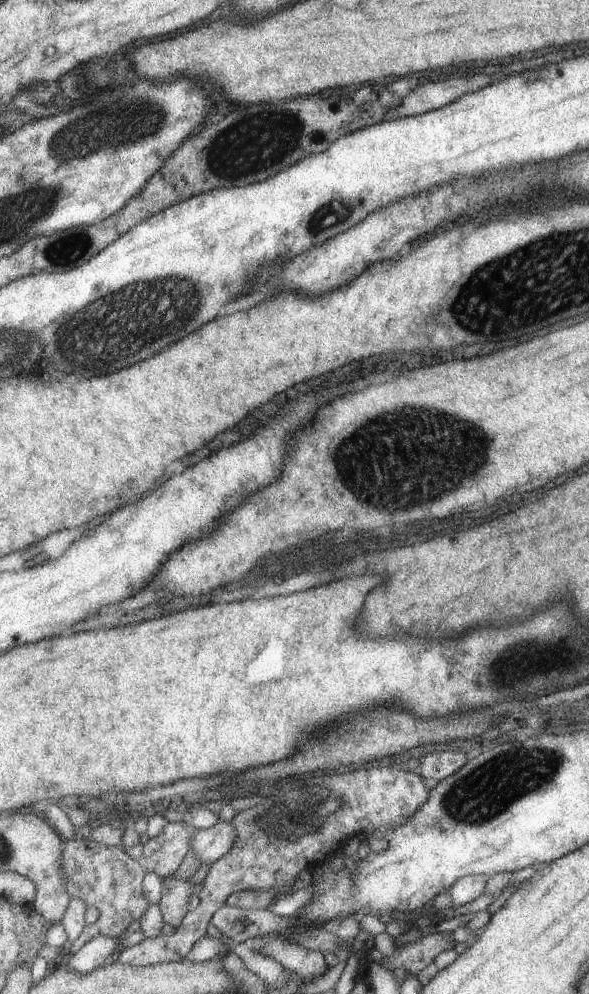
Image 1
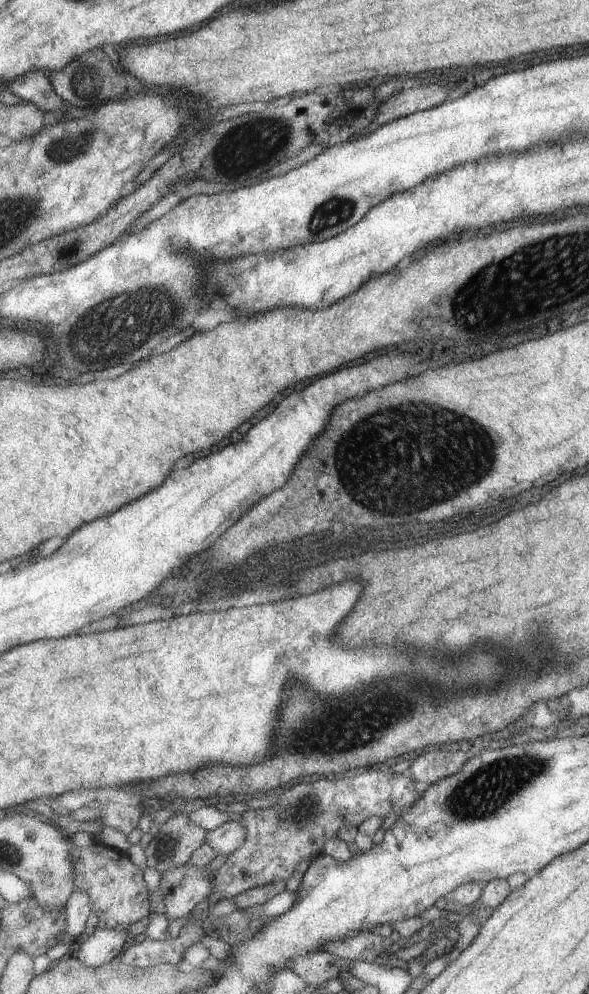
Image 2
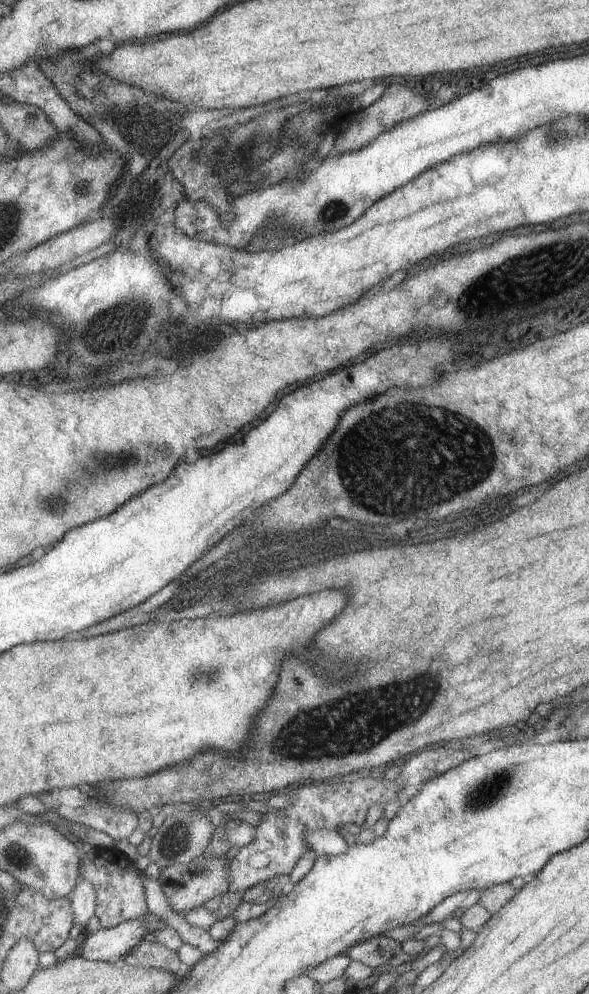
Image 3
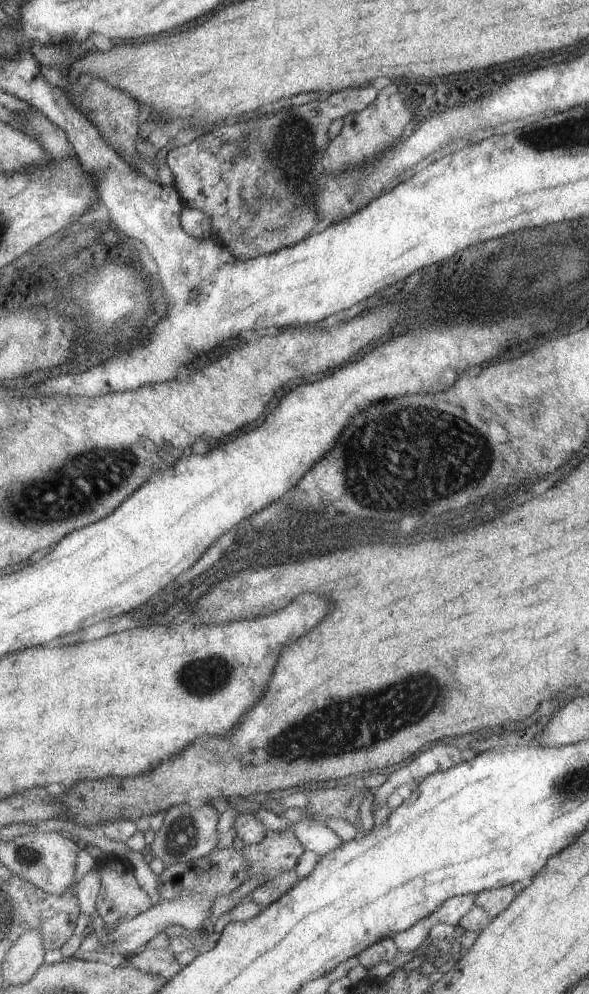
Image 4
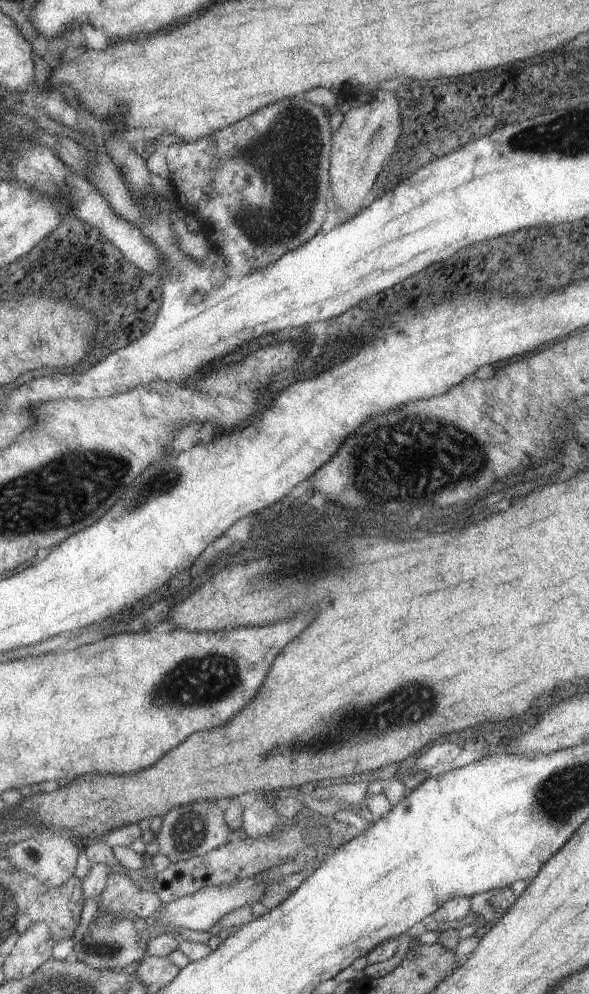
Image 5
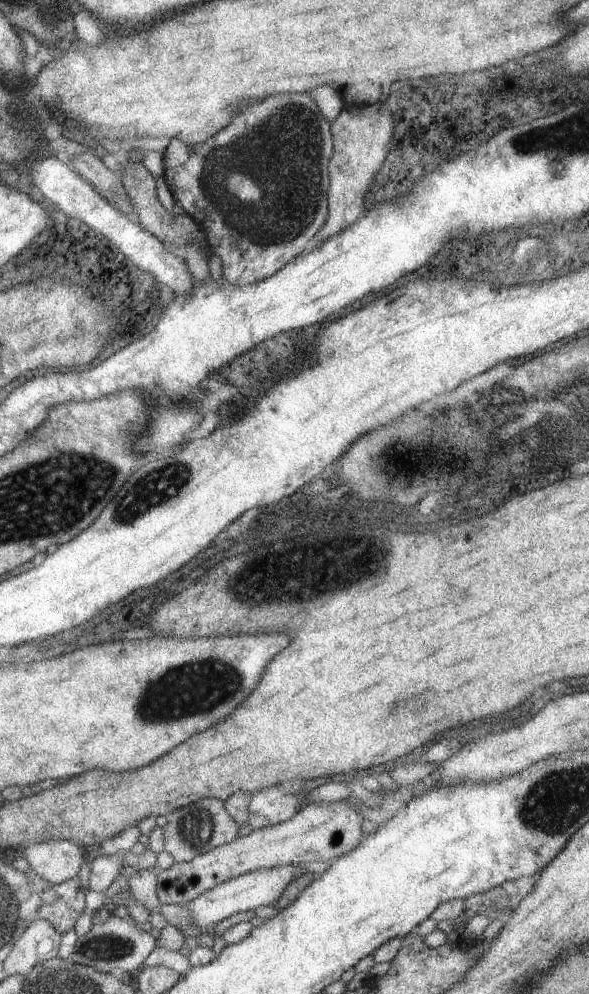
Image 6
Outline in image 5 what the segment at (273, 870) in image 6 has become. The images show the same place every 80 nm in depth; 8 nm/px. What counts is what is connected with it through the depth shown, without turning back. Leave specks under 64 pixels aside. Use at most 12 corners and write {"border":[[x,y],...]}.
{"border":[[260,875],[208,886],[164,903],[137,922],[207,931],[228,912],[260,902]]}

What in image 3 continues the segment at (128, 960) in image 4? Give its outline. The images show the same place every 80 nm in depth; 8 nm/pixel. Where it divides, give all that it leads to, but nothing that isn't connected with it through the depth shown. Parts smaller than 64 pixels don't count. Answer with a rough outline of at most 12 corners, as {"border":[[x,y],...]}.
{"border":[[142,939],[121,962],[177,975],[178,952]]}

